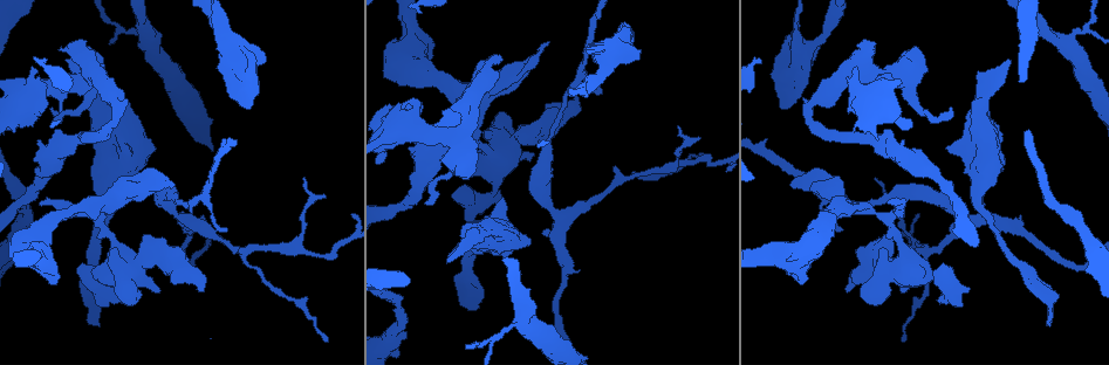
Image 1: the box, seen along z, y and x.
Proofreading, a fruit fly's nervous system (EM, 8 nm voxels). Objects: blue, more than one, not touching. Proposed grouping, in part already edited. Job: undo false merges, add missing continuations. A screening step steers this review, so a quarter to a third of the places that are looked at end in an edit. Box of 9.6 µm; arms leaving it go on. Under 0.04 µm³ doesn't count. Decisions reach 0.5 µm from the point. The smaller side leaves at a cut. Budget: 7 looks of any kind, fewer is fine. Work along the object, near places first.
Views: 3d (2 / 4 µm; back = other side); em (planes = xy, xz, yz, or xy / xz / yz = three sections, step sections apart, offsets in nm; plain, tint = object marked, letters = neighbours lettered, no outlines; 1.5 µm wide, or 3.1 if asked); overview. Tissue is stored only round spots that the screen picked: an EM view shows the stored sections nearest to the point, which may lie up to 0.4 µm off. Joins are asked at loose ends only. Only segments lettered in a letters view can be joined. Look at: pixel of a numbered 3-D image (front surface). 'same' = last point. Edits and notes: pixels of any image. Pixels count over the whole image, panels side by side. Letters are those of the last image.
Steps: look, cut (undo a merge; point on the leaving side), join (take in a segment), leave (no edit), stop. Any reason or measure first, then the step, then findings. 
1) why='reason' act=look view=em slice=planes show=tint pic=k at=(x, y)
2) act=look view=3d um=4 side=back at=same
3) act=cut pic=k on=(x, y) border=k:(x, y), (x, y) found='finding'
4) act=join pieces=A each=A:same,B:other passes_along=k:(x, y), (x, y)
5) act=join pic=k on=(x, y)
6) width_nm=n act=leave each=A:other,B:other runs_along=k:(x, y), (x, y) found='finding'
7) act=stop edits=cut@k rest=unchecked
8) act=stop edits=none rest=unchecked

why='branch stops here' act=look view=3d um=4 pic=1 at=(326, 342)

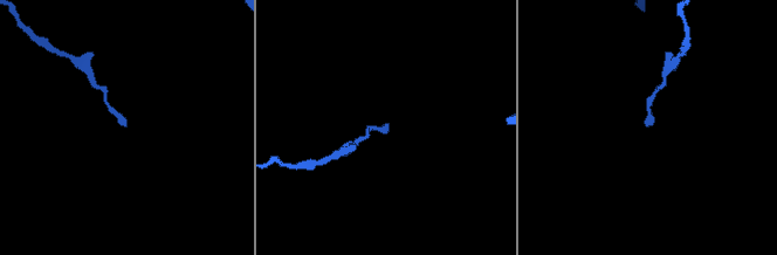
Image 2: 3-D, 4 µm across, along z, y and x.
why='now the EM' act=look view=em slice=yz step=8 show=tint pic=2 at=(649, 123)

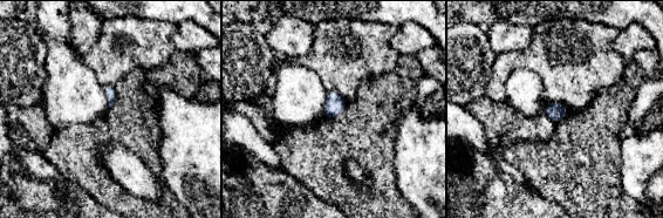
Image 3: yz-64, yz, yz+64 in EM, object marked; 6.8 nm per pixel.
act=look view=em slice=planes show=letters at=same

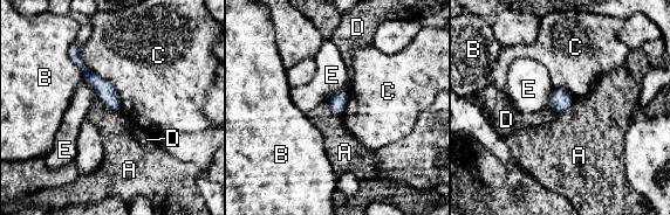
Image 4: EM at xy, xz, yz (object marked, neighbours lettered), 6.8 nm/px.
act=leave each=A:other,B:other,C:other,D:other,E:other found='no lettered segment goes on from it'

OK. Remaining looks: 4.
act=look view=em slice=planes show=letters pic=1 at=(840, 226)

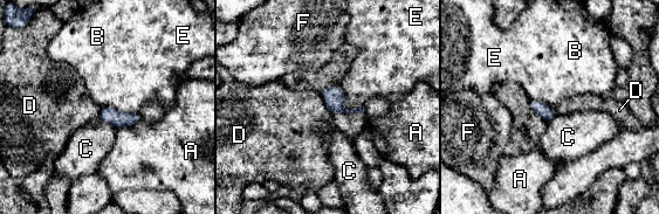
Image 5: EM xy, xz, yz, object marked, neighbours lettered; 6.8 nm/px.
act=leave each=A:other,B:other,C:other,D:other,E:other,F:other border=5:(338, 85), (347, 110), (363, 105) found='none of them fits'

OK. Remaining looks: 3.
why='an open end' act=look view=3d um=4 pic=1 at=(446, 262)

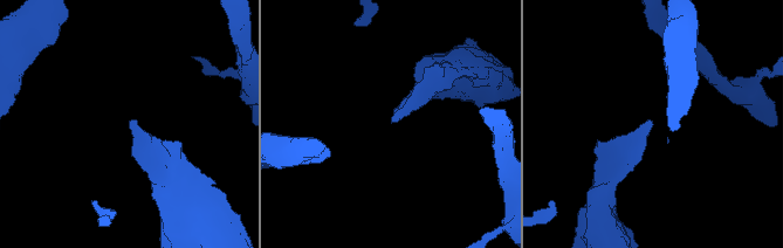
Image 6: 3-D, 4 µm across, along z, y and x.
act=look view=em slice=xy step=4 show=letters pic=6 at=(130, 120)

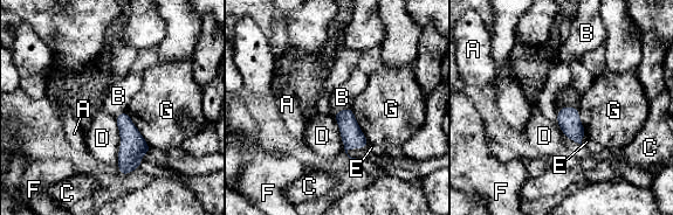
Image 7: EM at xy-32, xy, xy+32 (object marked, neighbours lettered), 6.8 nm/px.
why='cut it another way' act=look view=em slice=planes show=letters at=same

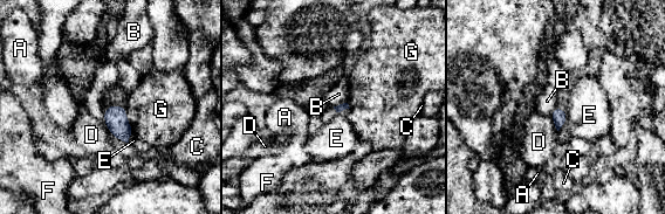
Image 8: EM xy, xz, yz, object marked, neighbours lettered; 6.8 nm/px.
act=leave each=A:other,B:other,C:other,D:other,E:other,F:other,G:other border=8:(347, 102), (333, 106) found='none of them fits'

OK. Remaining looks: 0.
act=stop edits=none rest=unchecked

